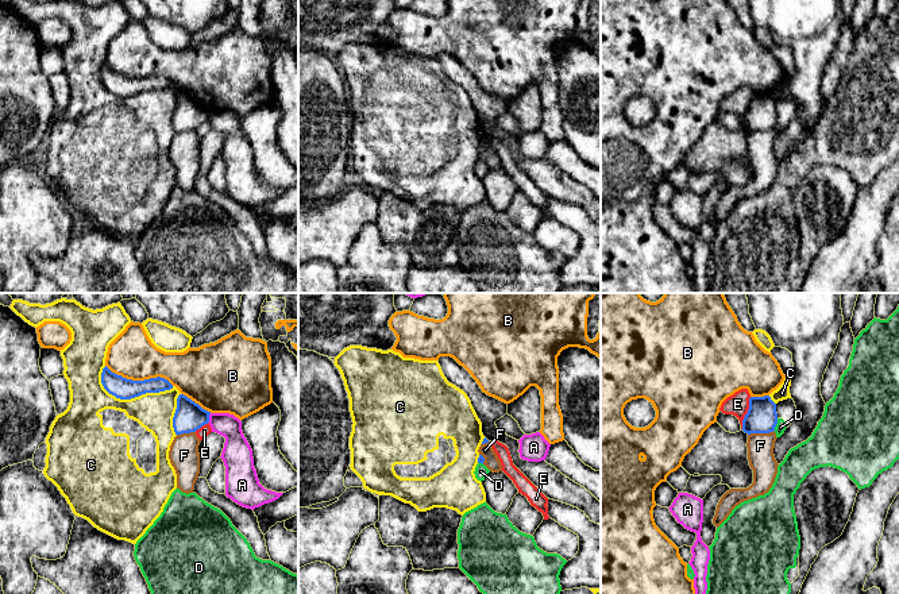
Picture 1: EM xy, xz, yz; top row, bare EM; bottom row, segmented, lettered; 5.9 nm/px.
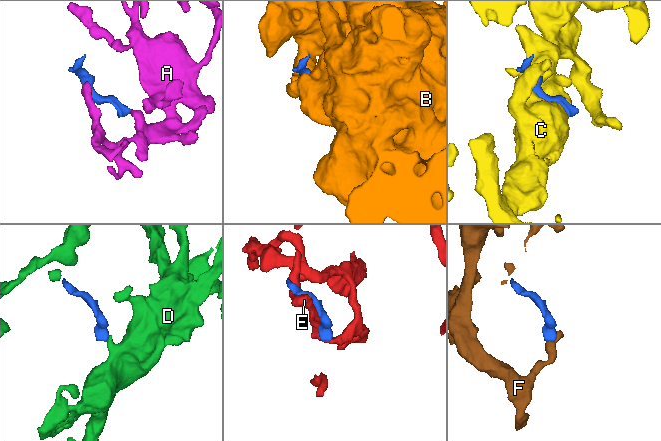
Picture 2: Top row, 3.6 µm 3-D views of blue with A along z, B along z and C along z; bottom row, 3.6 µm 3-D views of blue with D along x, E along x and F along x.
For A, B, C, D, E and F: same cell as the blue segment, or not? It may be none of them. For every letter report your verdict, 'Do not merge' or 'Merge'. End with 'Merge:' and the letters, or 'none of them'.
A: Do not merge
B: Do not merge
C: Do not merge
D: Do not merge
E: Do not merge
F: Do not merge
Merge: none of them

